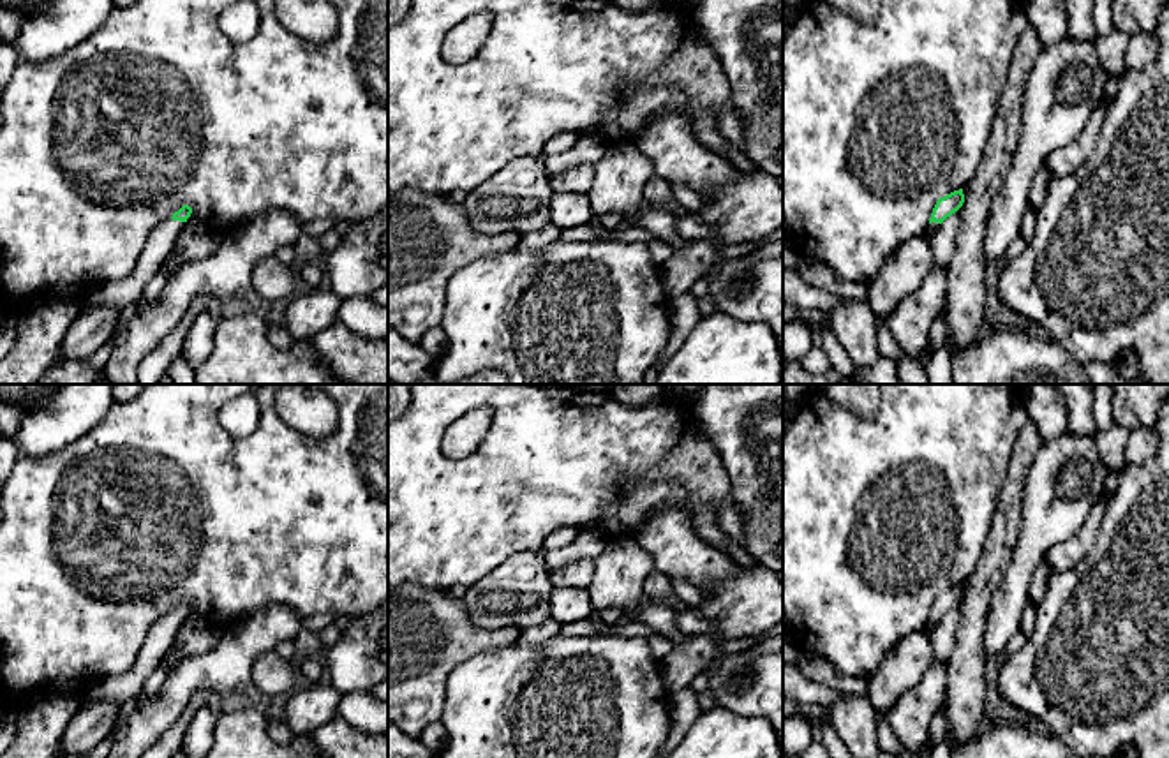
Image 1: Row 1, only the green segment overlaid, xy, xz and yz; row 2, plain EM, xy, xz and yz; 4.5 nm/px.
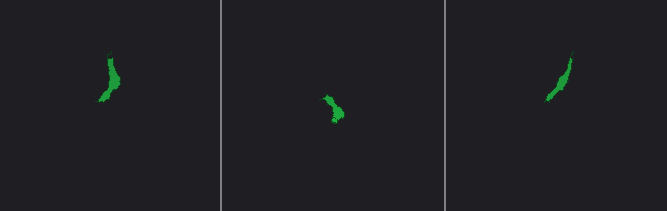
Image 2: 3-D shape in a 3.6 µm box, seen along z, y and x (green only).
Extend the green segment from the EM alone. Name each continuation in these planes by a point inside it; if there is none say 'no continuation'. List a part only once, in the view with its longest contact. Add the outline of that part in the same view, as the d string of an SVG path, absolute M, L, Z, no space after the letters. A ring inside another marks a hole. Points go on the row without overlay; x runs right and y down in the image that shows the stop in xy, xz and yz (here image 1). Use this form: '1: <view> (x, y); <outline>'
1: xy (127, 686); M166 613L148 631L134 666L122 673L104 677L86 686L78 696L81 705L113 702L123 705L143 696L145 679L162 663L173 647L175 636L187 617Z

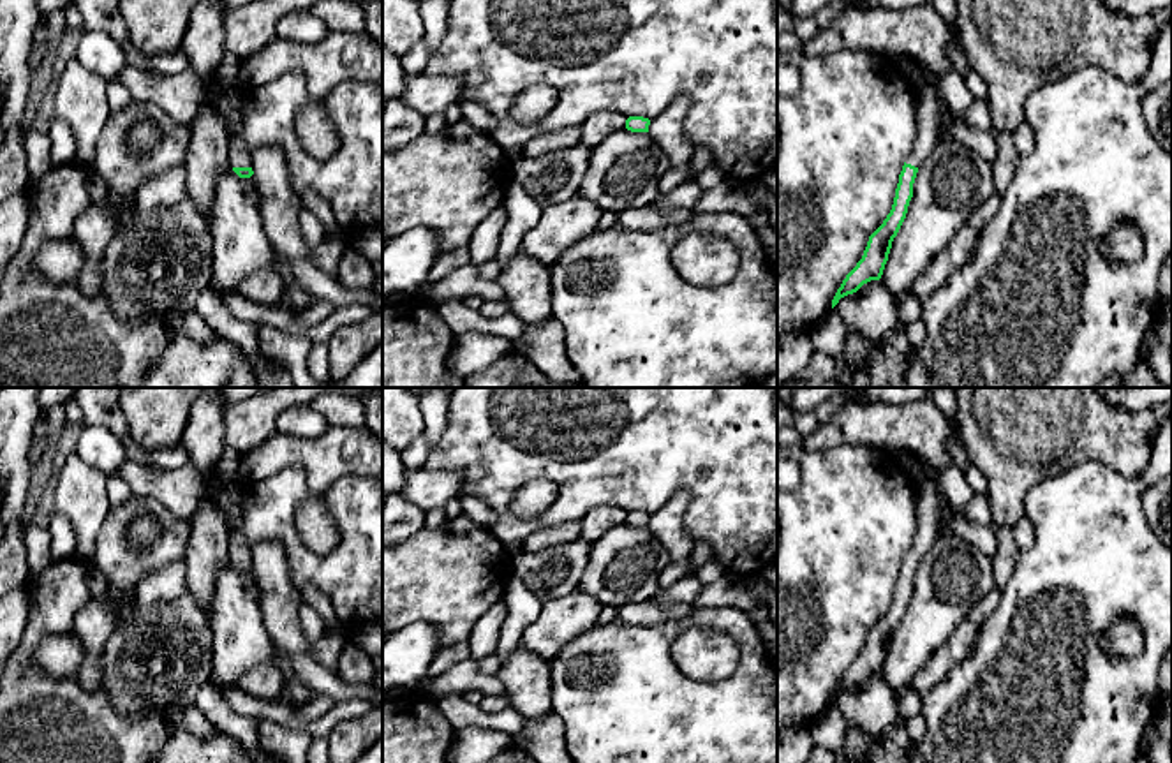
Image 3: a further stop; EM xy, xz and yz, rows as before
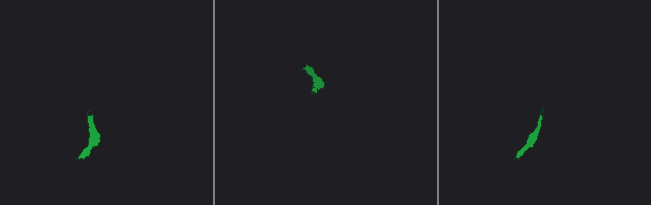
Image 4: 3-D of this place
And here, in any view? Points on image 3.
1: xy (224, 494); M215 478L208 486L208 499L213 506L227 511L226 525L229 530L229 560L231 562L252 562L250 546L245 539L233 530L233 523L240 515L240 492L241 479L220 479Z

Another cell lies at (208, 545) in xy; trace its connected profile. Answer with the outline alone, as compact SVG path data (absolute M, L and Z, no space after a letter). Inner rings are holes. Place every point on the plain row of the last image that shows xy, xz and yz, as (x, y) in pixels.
M204 497L190 516L190 537L183 560L189 590L208 617L217 574L227 559L227 525L215 511L213 502Z

